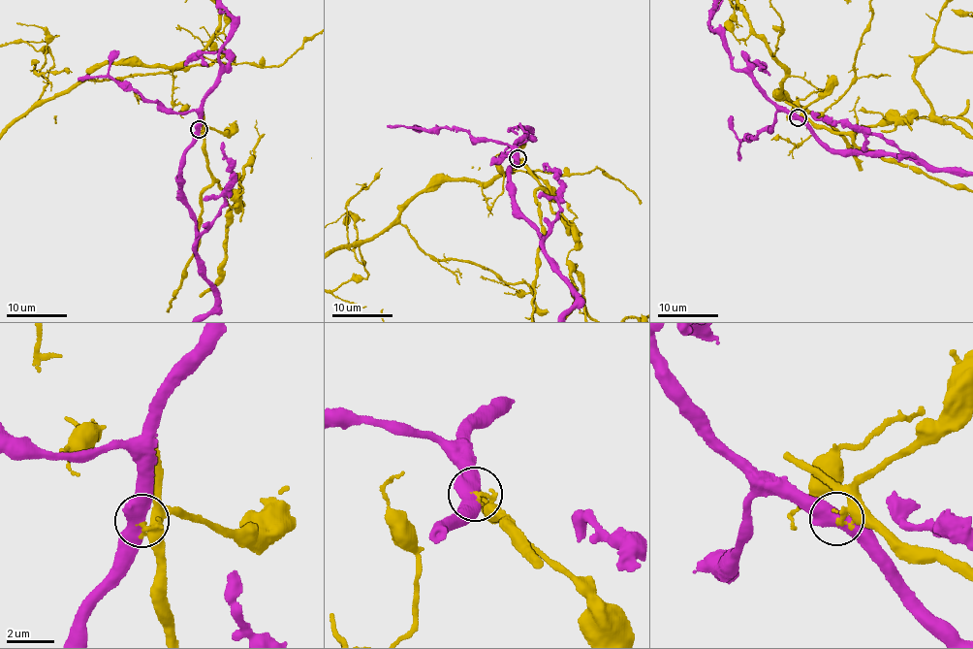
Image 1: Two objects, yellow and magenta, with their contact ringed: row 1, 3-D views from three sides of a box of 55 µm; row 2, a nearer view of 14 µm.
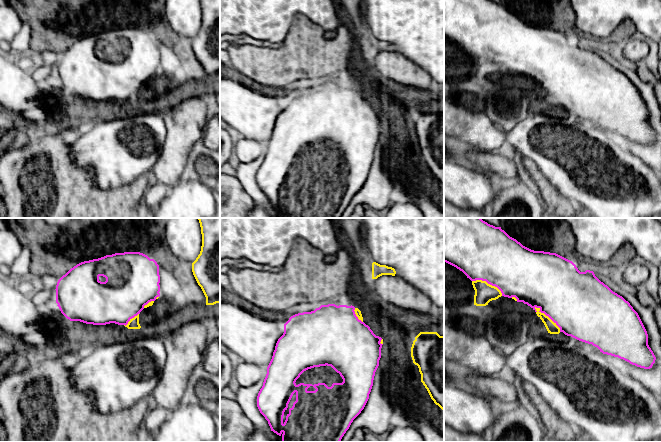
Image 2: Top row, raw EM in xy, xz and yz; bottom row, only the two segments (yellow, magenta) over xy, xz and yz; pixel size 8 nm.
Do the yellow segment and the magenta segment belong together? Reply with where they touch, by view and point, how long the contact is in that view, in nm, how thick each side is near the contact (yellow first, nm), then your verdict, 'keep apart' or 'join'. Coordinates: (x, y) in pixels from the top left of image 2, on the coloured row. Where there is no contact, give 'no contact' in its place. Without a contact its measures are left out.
meets yellow in yz at (548, 317); contact 300 nm long; 90 nm thick on the yellow side, 480 nm on the other; keep apart

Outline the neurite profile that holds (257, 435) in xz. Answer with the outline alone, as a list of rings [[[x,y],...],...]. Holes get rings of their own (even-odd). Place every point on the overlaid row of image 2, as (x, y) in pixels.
[[[254,428],[251,434],[249,434],[246,442],[273,442],[269,439],[268,434],[264,431]]]

